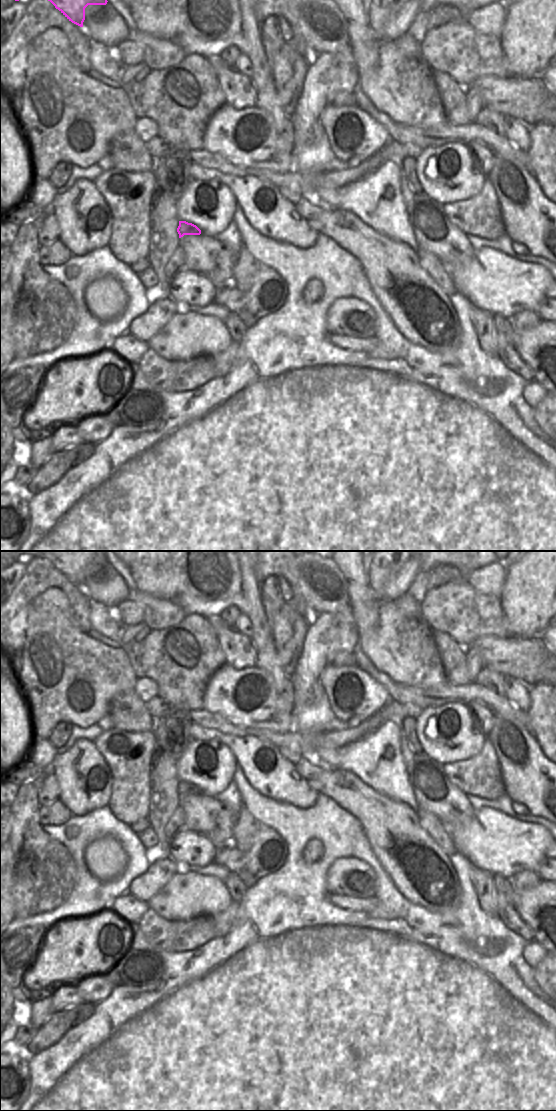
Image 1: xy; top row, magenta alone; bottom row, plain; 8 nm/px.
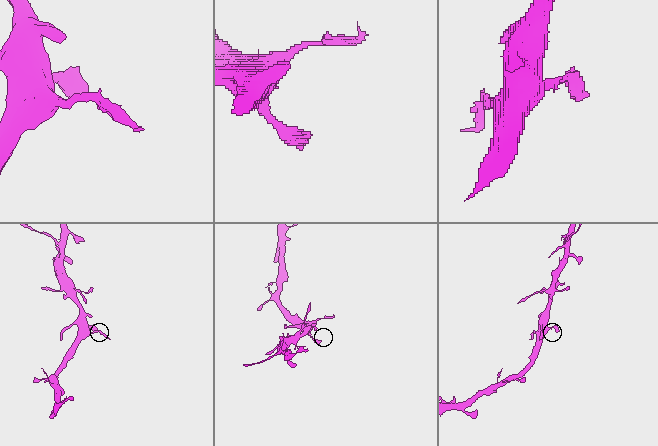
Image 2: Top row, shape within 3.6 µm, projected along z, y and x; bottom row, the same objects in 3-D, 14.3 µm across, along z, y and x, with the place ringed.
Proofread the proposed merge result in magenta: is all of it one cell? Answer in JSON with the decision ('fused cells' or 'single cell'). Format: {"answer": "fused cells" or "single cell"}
{"answer": "single cell"}

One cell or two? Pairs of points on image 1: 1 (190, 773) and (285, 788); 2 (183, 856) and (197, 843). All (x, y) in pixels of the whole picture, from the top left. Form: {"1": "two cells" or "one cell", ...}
{"1": "two cells", "2": "one cell"}

